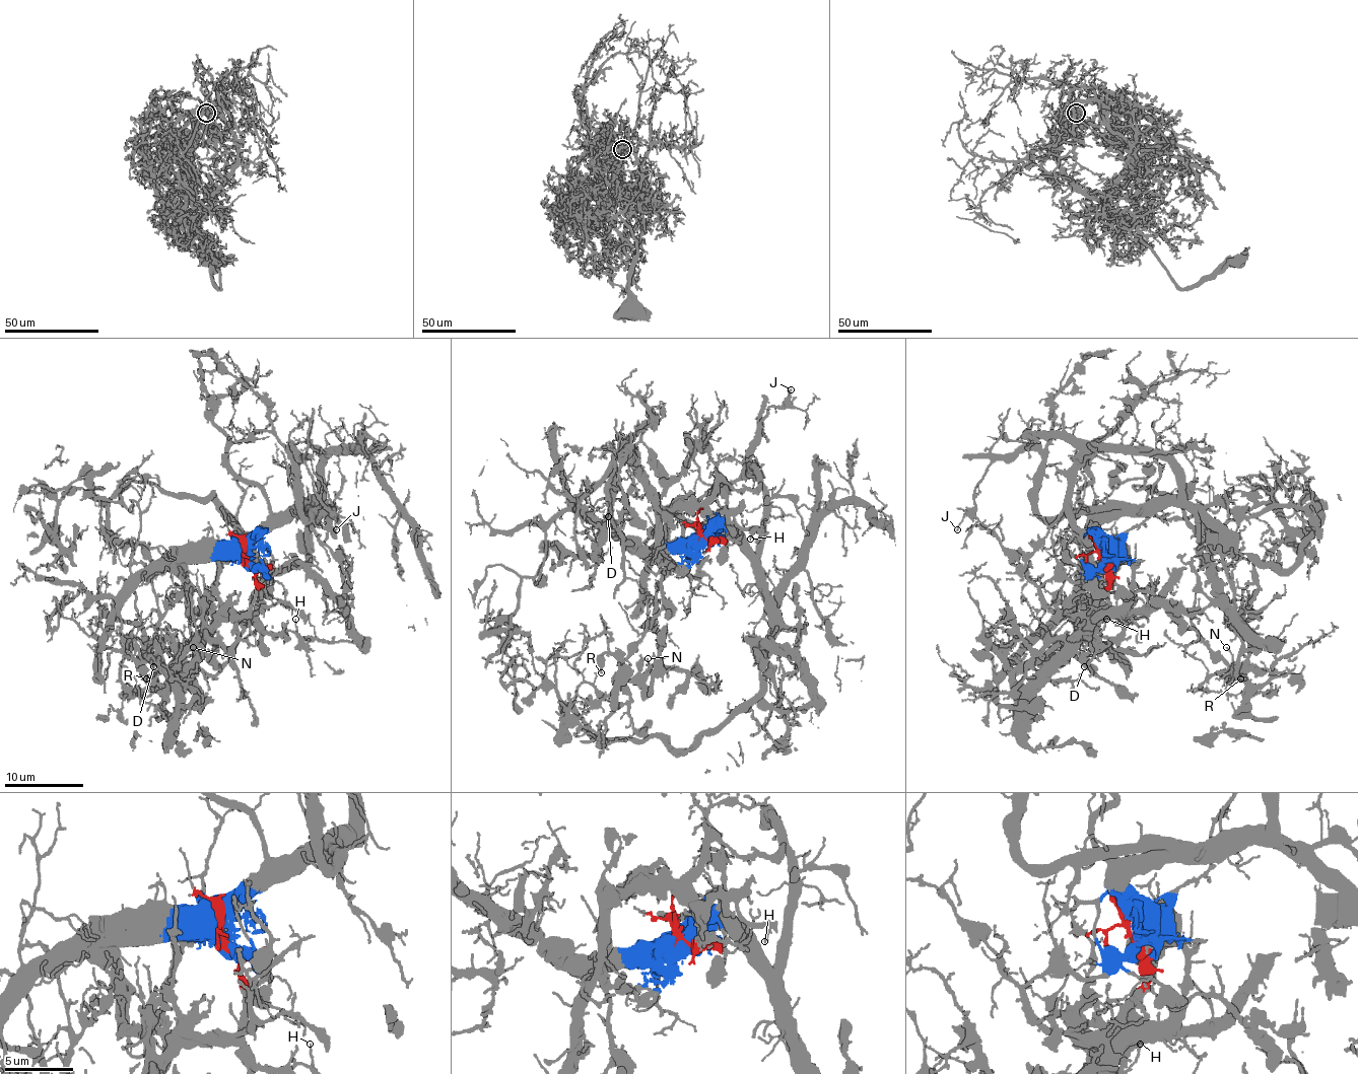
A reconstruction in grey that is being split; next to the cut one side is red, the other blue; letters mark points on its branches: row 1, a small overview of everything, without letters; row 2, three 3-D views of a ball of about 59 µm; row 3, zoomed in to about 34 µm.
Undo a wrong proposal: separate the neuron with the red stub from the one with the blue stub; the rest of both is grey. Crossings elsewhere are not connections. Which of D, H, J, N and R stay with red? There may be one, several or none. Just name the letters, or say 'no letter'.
D, H, N, R

